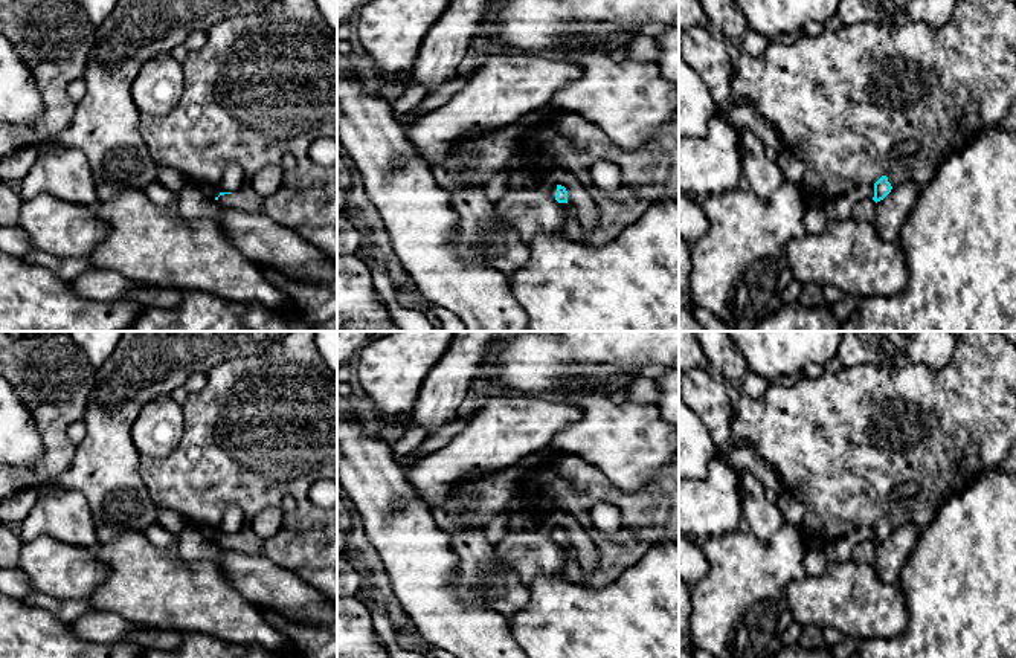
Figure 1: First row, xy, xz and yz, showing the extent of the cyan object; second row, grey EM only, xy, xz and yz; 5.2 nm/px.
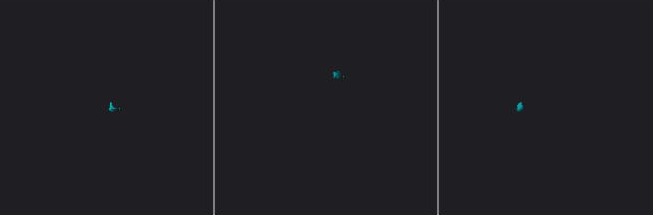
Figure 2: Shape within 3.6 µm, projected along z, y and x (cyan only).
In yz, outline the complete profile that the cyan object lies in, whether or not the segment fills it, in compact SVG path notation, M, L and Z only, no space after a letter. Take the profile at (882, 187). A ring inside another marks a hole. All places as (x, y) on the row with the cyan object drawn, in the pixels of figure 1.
M957 0L952 17L941 27L929 27L923 21L906 21L902 24L888 23L856 23L842 26L830 32L824 31L818 37L798 35L795 38L775 38L760 56L741 52L734 64L731 76L731 101L751 104L760 116L763 116L780 134L783 148L787 148L804 165L804 177L801 188L813 198L831 200L844 195L860 185L871 183L874 186L873 200L883 200L894 186L915 179L921 186L931 182L940 165L938 159L946 159L958 153L961 148L973 142L985 128L999 122L1008 111L1016 98L1016 5L1011 0ZM914 139L918 144L918 153L908 166L903 160L891 160L895 147Z

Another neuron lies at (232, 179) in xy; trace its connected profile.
M227 163L224 174L217 186L206 186L204 194L207 197L218 197L221 192L233 192L243 186L244 171L238 163Z

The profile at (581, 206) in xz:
M557 166L549 179L545 180L549 188L561 185L567 191L567 206L578 220L580 227L590 232L600 226L600 211L587 194L586 188L561 166Z

